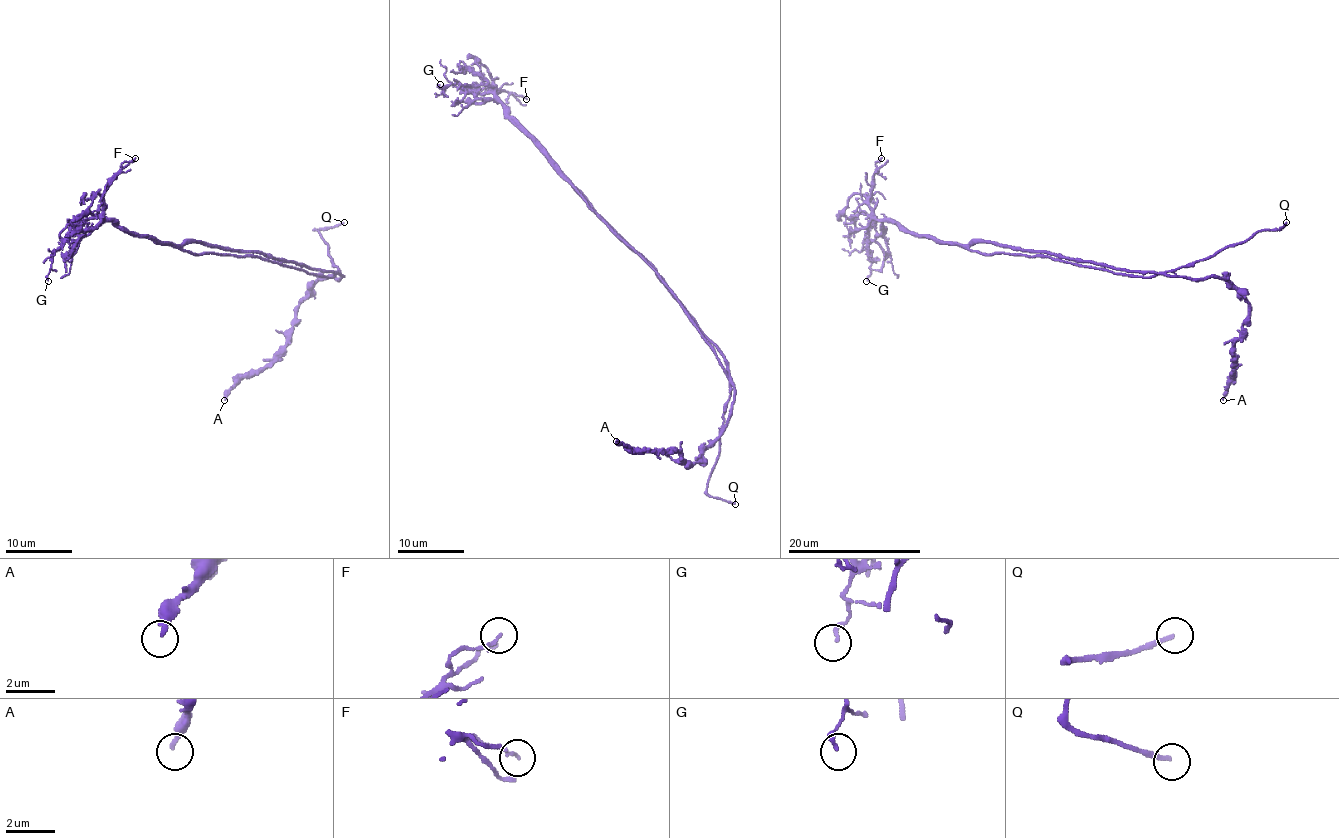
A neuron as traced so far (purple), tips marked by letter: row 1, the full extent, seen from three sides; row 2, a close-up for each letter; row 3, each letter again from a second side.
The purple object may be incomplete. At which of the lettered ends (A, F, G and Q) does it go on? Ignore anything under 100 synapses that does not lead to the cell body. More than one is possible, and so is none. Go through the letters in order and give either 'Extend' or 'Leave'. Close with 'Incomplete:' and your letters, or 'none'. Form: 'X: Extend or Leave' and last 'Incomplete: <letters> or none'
A: Leave
F: Leave
G: Leave
Q: Extend
Incomplete: Q

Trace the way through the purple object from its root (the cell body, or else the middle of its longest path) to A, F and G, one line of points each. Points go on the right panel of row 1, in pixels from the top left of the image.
A: (1067, 259), (1164, 272), (1170, 277), (1223, 277), (1248, 304), (1243, 334), (1233, 352), (1233, 380), (1223, 400)
F: (1067, 259), (994, 242), (939, 244), (910, 234), (895, 222), (880, 221), (868, 198), (875, 164), (881, 158)
G: (1067, 259), (994, 242), (939, 244), (875, 217), (866, 234), (866, 249), (871, 254), (866, 281)

